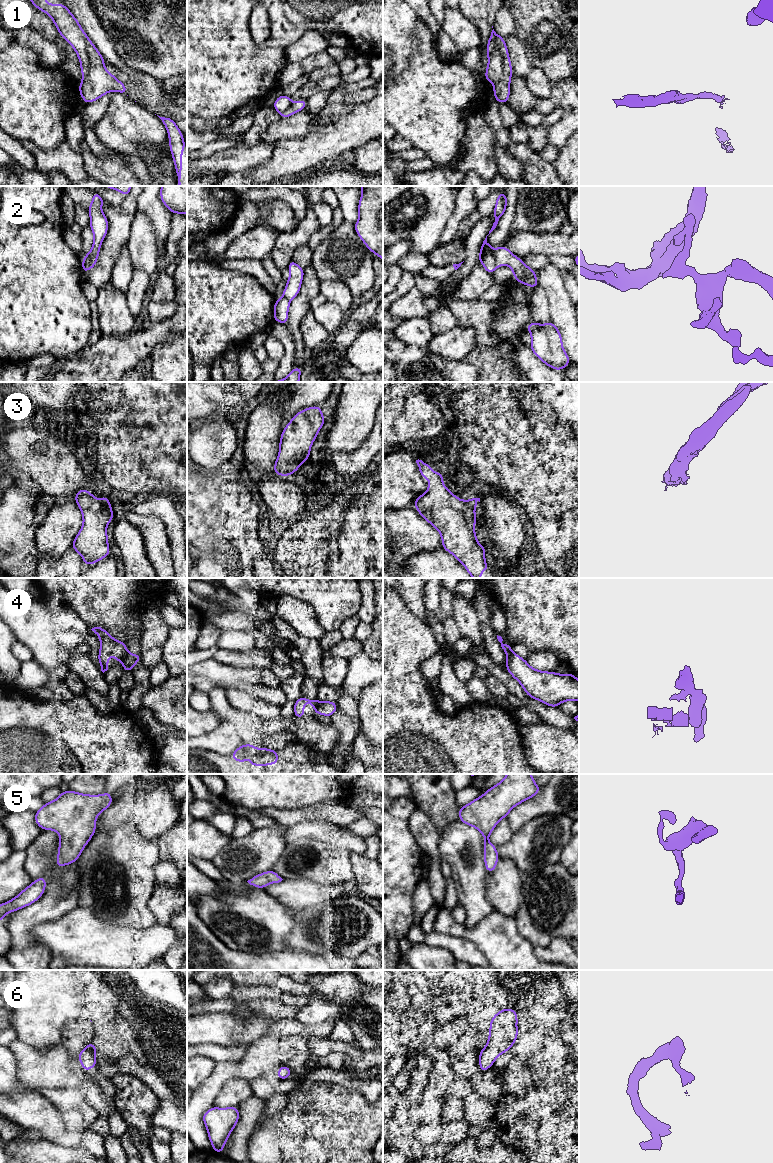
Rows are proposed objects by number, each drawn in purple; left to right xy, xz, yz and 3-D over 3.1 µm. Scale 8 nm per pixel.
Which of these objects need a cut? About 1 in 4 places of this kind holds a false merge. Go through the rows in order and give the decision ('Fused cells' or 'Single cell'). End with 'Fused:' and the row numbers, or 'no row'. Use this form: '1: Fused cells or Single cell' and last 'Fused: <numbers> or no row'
1: Fused cells
2: Fused cells
3: Single cell
4: Fused cells
5: Single cell
6: Single cell
Fused: 1, 2, 4

